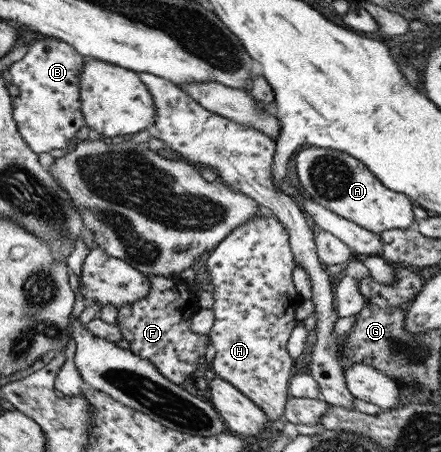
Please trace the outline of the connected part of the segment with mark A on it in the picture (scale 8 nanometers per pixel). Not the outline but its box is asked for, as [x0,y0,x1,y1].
[294,147,417,234]

